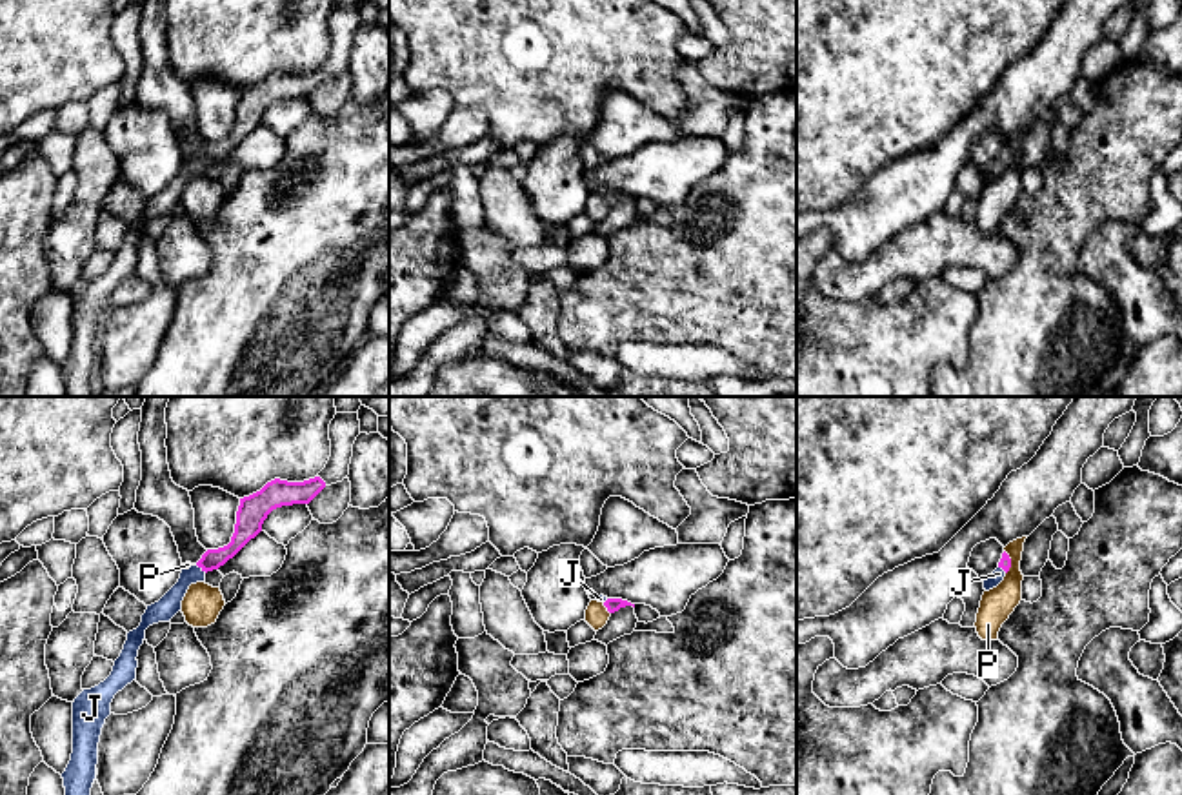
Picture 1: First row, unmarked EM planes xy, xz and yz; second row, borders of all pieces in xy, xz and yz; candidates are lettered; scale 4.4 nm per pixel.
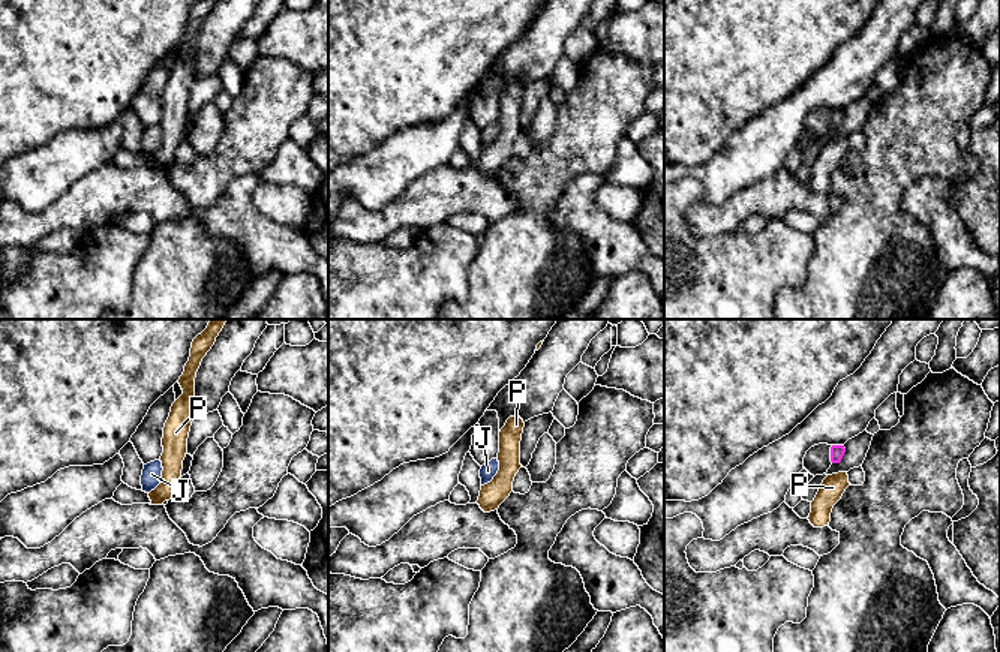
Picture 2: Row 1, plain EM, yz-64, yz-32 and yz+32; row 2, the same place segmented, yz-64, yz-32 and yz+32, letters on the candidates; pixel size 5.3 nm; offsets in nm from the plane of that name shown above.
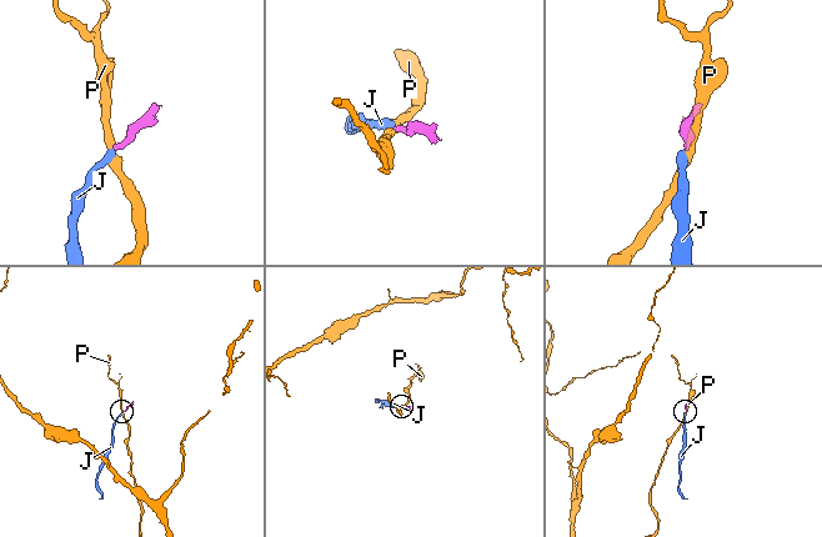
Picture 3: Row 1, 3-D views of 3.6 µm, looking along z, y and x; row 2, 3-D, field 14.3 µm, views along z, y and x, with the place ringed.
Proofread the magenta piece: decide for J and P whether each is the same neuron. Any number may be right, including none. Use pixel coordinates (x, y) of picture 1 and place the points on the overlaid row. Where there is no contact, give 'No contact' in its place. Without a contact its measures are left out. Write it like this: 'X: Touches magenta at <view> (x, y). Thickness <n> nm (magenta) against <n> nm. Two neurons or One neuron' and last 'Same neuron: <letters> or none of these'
J: Touches magenta at xy (200, 566). Thickness 100 nm (magenta) against 100 nm. One neuron
P: Touches magenta at xz (606, 606). Thickness 60 nm (magenta) against 110 nm. Two neurons
Same neuron: J

